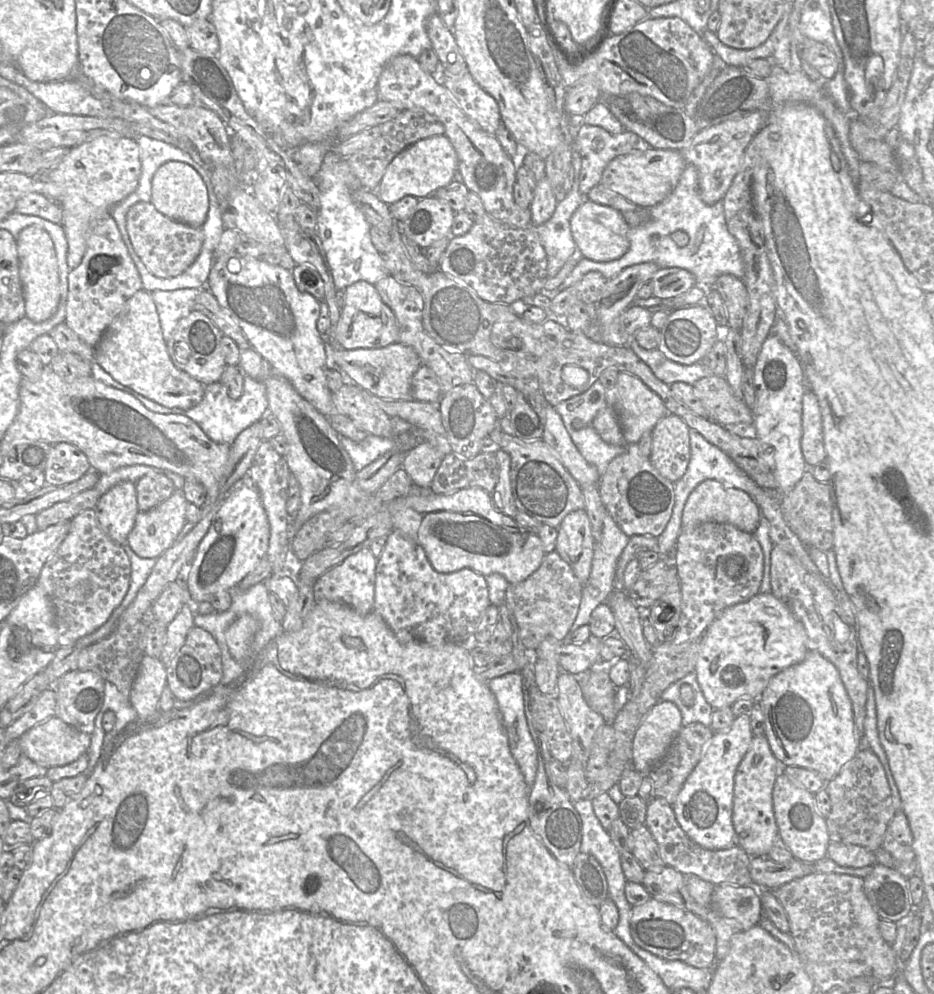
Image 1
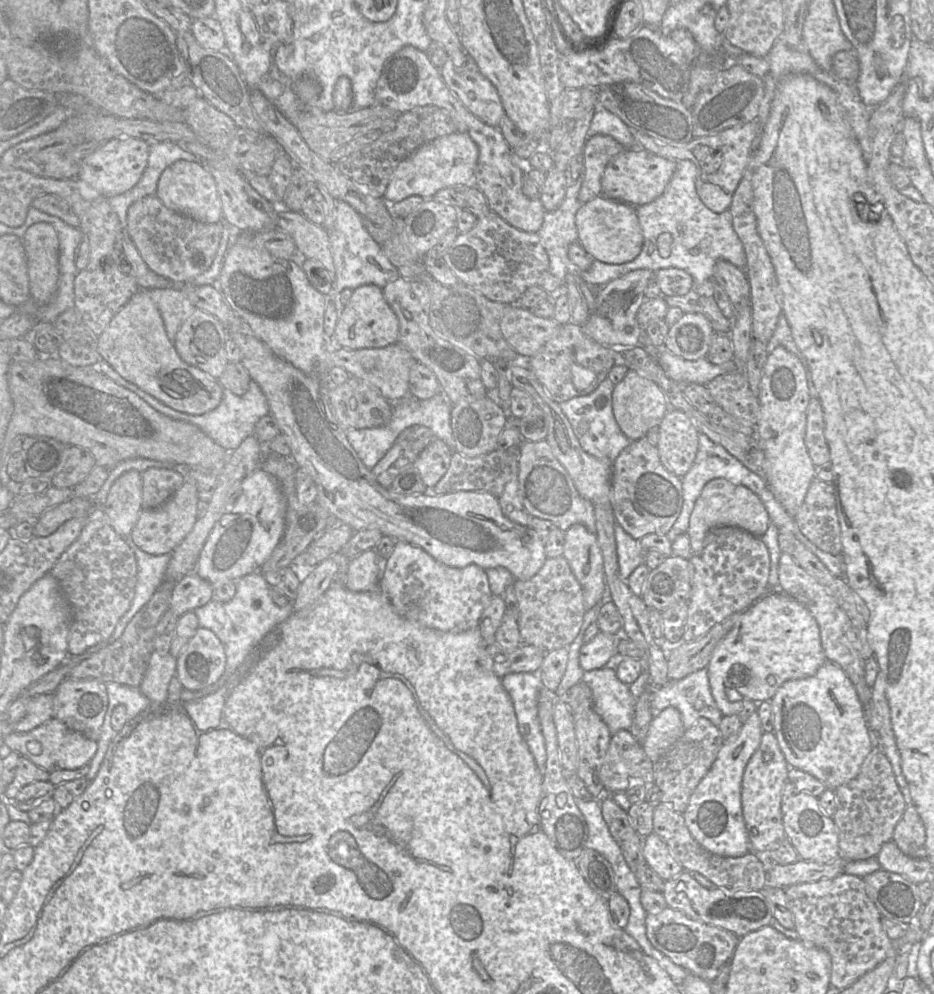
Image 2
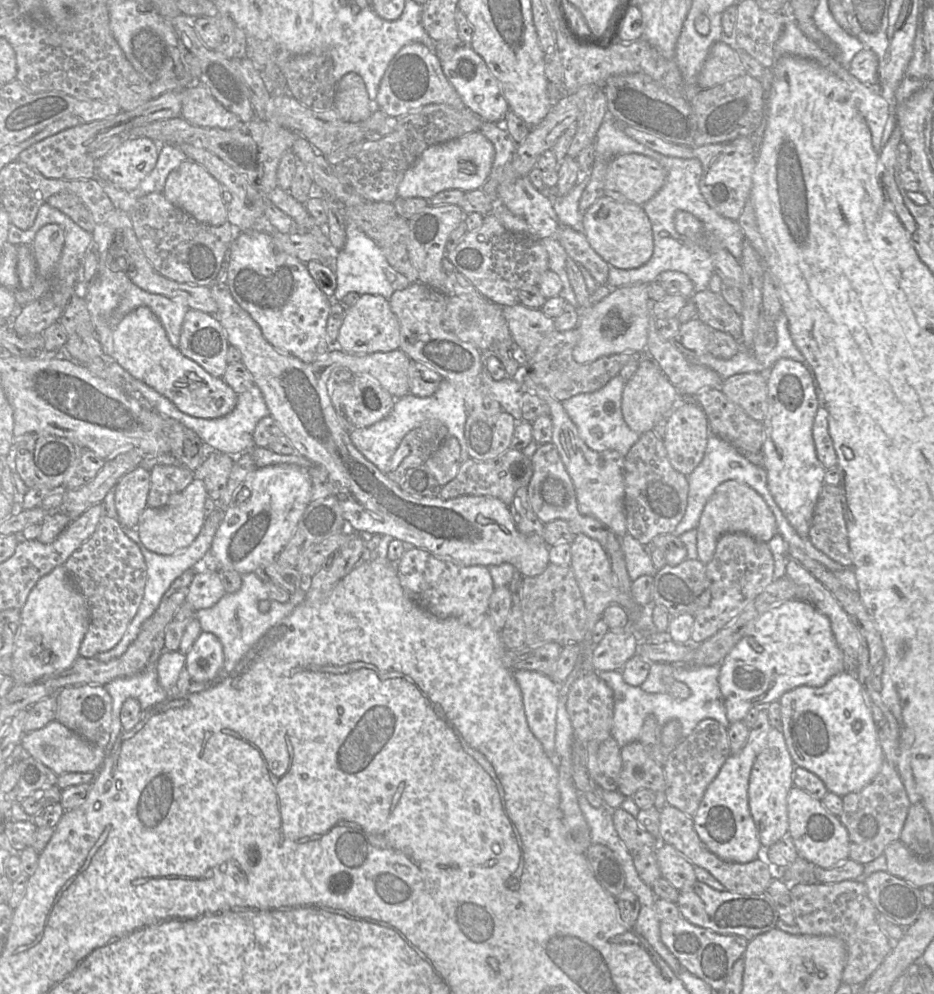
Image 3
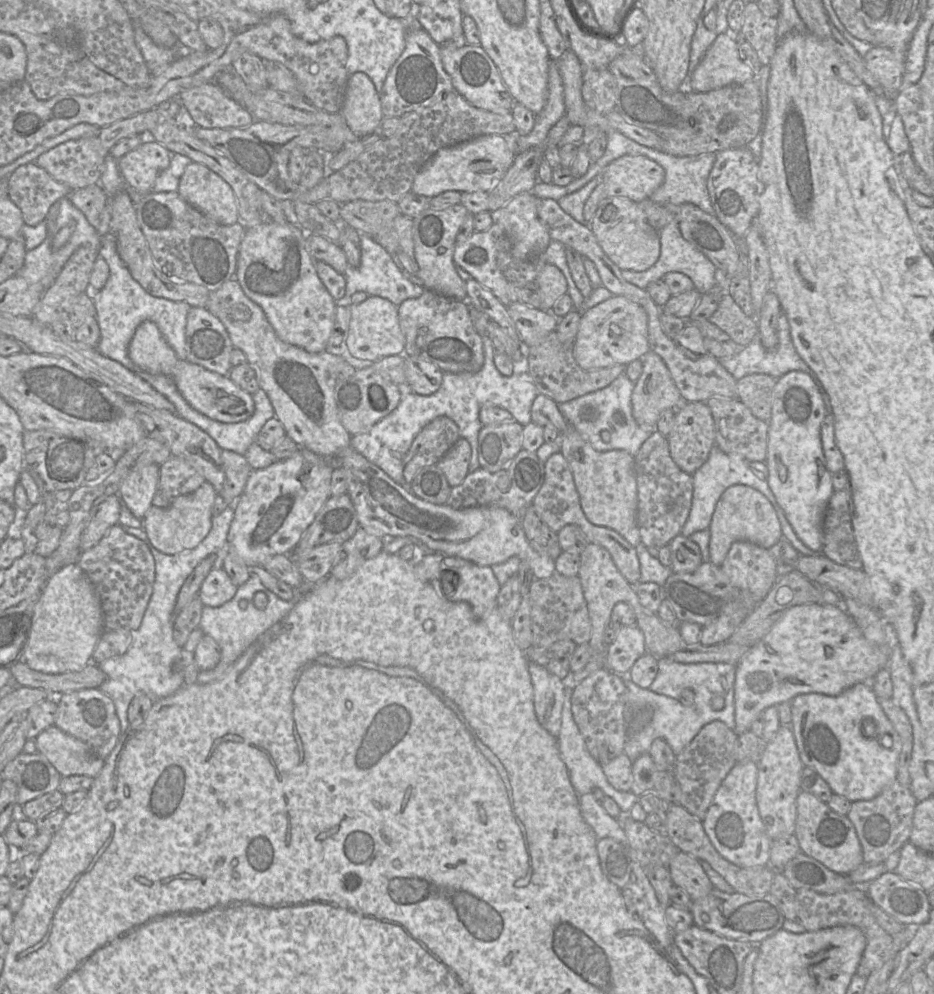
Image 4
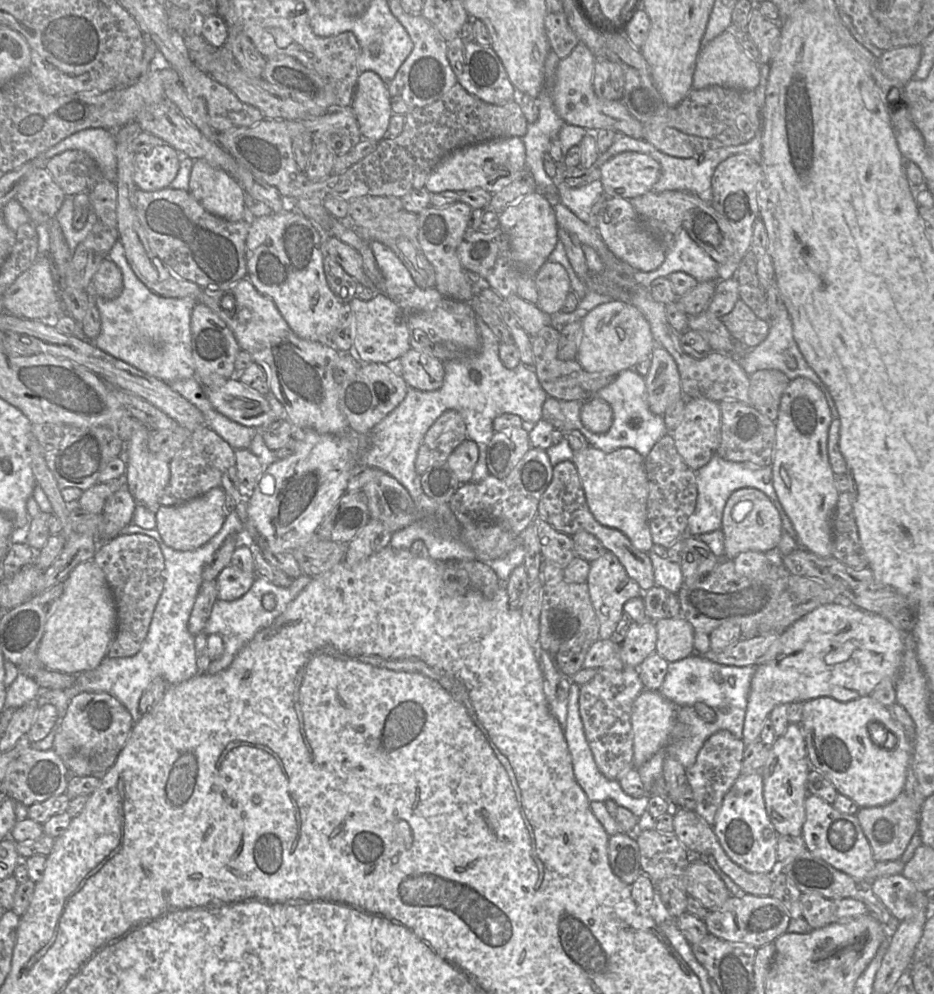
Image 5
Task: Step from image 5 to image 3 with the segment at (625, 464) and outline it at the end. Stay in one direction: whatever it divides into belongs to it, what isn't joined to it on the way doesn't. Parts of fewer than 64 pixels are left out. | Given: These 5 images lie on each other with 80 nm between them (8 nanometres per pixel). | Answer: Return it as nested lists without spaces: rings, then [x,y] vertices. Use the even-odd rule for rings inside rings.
[[[528,372],[519,376],[525,391],[544,400],[549,408],[553,434],[551,443],[558,450],[561,460],[573,482],[579,511],[605,524],[618,537],[627,534],[624,510],[625,484],[623,475],[624,456],[617,451],[596,452],[581,439],[577,427],[572,422],[560,401],[554,399],[541,385],[535,383]]]

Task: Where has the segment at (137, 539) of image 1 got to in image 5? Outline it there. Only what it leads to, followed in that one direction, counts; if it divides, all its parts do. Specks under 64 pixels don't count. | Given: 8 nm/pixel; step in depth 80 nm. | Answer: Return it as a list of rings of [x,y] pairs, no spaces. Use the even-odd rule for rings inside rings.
[[[213,488],[198,498],[176,506],[156,507],[156,530],[170,548],[178,551],[195,550],[221,530],[227,514],[223,489]]]

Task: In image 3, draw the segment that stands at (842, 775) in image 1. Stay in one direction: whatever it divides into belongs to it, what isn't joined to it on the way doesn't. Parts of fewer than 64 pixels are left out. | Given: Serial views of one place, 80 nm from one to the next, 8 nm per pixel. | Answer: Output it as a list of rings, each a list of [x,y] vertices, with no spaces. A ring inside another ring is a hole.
[[[884,761],[874,779],[859,792],[842,797],[840,821],[849,834],[849,859],[867,864],[883,855],[885,848],[898,841],[912,803],[896,766]]]

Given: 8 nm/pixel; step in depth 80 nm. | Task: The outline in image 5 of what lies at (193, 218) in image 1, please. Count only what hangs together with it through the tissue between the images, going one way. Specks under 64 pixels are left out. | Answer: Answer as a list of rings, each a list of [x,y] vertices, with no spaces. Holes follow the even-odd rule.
[[[204,160],[194,161],[188,192],[215,216],[230,222],[247,217],[244,189],[239,182]]]

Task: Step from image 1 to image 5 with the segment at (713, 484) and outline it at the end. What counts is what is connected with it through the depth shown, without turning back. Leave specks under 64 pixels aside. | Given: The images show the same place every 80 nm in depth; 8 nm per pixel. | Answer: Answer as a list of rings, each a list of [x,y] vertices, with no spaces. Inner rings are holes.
[[[754,488],[737,489],[730,495],[723,510],[720,530],[724,534],[723,559],[729,560],[733,560],[742,552],[757,551],[766,553],[777,548],[783,533],[781,518],[776,507],[763,492]],[[742,501],[751,502],[752,508],[742,521],[735,522],[732,518],[732,510]]]

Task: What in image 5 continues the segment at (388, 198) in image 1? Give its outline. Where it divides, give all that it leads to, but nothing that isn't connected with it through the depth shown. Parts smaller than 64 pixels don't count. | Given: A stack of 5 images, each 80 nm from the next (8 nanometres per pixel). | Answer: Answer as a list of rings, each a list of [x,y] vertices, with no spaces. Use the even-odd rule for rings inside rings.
[[[506,137],[458,148],[444,157],[428,176],[425,188],[432,194],[481,188],[491,194],[510,184],[526,167],[522,138]]]

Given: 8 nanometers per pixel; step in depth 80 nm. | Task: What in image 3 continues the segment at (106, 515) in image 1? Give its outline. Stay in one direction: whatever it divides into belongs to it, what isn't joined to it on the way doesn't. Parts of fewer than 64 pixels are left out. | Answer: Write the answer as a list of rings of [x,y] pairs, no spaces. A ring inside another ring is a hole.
[[[137,468],[125,476],[115,486],[114,504],[117,520],[122,528],[135,528],[147,506],[150,490],[150,471]]]

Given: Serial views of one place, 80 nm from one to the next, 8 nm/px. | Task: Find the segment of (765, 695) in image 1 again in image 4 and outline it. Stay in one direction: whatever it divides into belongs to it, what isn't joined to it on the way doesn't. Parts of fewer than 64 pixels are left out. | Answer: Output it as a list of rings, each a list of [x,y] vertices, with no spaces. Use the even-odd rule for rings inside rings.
[[[858,683],[837,696],[800,694],[790,703],[790,727],[800,758],[828,783],[833,793],[851,802],[871,800],[897,780],[902,741],[869,683]],[[885,734],[893,739],[891,748],[880,742]]]

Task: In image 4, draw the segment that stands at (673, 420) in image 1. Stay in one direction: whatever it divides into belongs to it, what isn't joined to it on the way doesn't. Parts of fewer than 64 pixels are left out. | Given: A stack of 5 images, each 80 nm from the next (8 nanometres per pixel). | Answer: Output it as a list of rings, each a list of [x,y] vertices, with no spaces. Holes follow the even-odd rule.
[[[685,402],[676,407],[676,415],[667,436],[672,460],[692,475],[707,460],[715,445],[714,421],[705,402]]]

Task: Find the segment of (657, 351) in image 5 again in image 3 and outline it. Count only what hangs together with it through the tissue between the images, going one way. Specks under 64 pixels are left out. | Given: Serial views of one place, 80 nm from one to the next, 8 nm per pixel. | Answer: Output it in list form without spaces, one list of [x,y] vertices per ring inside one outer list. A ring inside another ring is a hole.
[[[645,357],[640,361],[635,374],[625,383],[621,401],[622,416],[631,430],[642,435],[652,431],[655,423],[674,411],[682,399],[689,398],[682,398],[655,361]]]

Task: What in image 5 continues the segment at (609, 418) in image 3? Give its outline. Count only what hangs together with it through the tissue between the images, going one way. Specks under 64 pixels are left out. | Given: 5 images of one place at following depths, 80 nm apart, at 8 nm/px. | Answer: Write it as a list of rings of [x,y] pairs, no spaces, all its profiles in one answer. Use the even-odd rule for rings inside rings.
[[[634,369],[620,372],[612,382],[600,389],[593,397],[605,400],[613,410],[613,423],[610,429],[602,434],[588,430],[580,419],[580,409],[583,400],[559,400],[560,408],[567,422],[573,430],[579,431],[590,444],[605,453],[610,453],[619,448],[632,448],[643,457],[646,457],[655,443],[668,433],[663,416],[653,414],[646,398],[645,377],[639,375]]]

